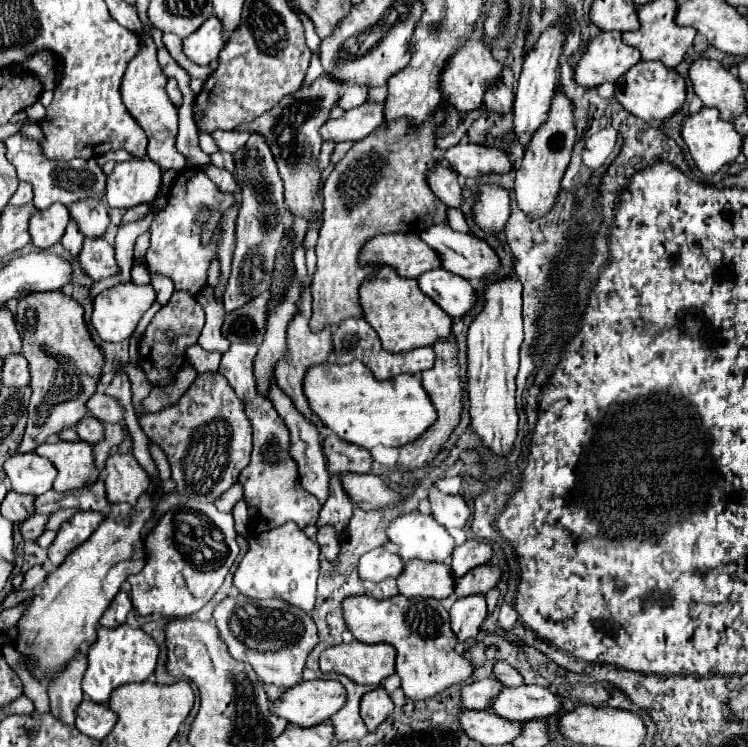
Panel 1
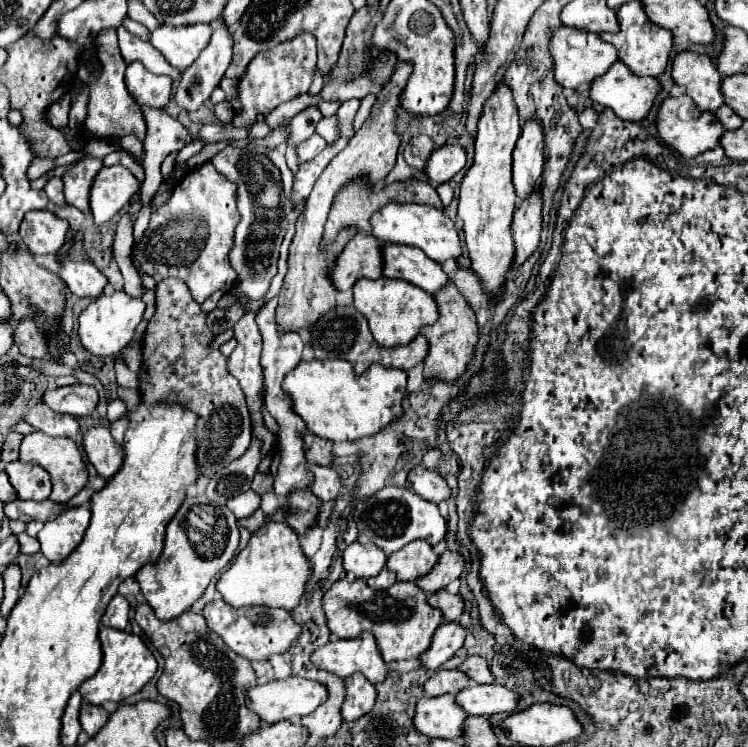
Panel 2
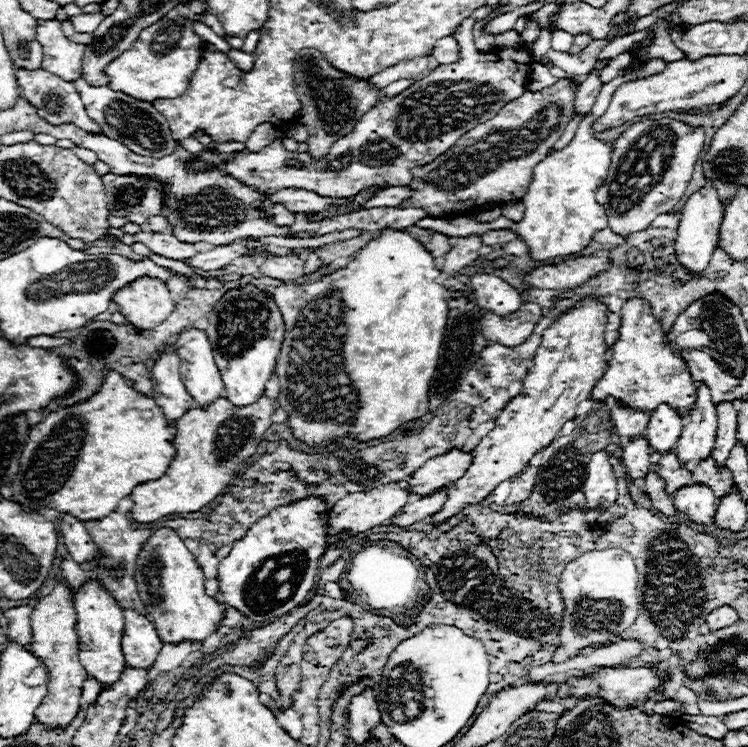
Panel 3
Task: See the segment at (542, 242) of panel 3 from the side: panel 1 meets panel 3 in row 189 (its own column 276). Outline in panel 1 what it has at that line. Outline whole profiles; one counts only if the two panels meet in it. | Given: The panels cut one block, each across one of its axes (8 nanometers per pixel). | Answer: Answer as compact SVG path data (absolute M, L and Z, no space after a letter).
M292 521L267 533L251 534L247 540L248 552L234 574L234 586L240 594L250 600L280 598L304 612L312 612L312 606L316 604L316 580L320 568L320 546L316 546L316 540L308 538Z

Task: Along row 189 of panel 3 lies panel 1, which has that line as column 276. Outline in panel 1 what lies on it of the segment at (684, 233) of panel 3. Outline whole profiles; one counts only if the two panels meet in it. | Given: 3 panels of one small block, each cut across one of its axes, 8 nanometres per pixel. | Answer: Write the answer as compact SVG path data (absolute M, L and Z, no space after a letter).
M312 680L288 688L272 704L272 712L292 724L310 728L330 720L332 714L336 714L336 710L344 706L344 702L346 702L346 694L340 682Z

